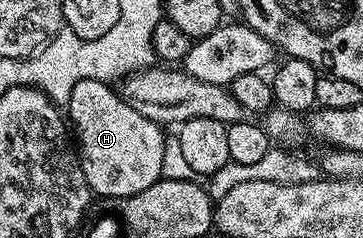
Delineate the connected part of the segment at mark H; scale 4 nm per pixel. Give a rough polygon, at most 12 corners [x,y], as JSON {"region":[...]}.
{"region":[[102,80],[65,106],[96,197],[162,177],[164,129]]}

